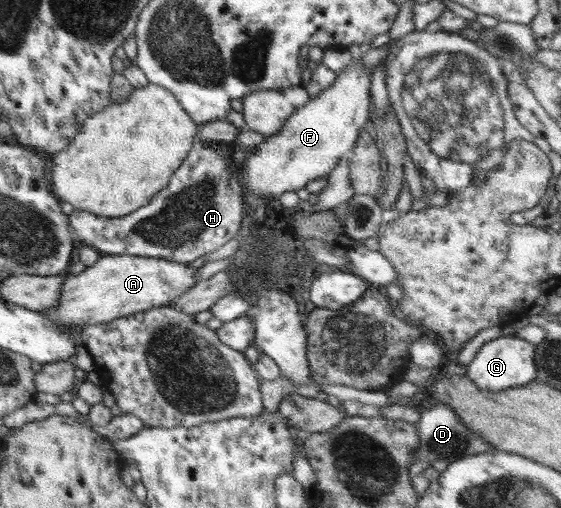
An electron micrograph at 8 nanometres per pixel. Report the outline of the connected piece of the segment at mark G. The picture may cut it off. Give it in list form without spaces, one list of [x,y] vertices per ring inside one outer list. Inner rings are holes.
[[[514,336],[495,338],[486,342],[478,350],[474,360],[464,368],[464,374],[479,390],[487,392],[516,389],[528,385],[538,373],[533,360],[535,346],[536,344]]]

